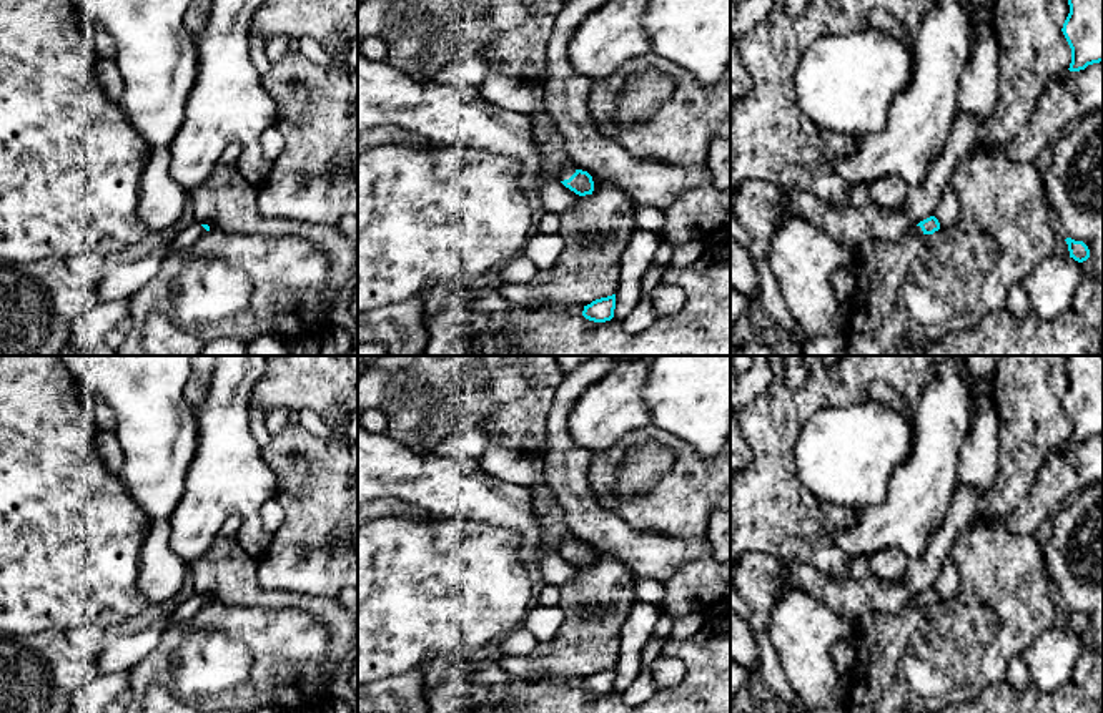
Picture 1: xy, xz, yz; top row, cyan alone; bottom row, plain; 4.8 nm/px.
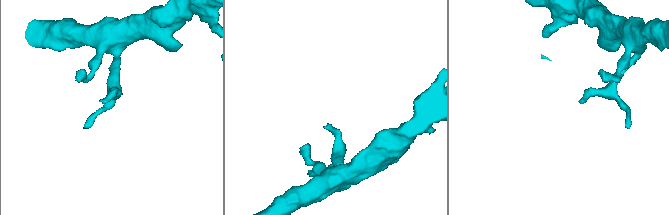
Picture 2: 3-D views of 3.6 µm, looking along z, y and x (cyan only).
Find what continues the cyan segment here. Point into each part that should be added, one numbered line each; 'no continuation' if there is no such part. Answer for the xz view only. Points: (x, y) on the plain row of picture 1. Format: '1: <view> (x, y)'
1: xz (568, 542)

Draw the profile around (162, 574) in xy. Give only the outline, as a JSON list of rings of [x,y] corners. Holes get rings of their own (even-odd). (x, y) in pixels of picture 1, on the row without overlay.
[[[155,520],[140,552],[138,583],[150,605],[173,598],[190,575],[190,562],[170,547],[168,520]]]

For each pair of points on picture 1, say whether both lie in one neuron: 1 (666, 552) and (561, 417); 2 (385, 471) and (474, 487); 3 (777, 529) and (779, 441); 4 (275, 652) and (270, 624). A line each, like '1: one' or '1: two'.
1: one
2: one
3: one
4: one

